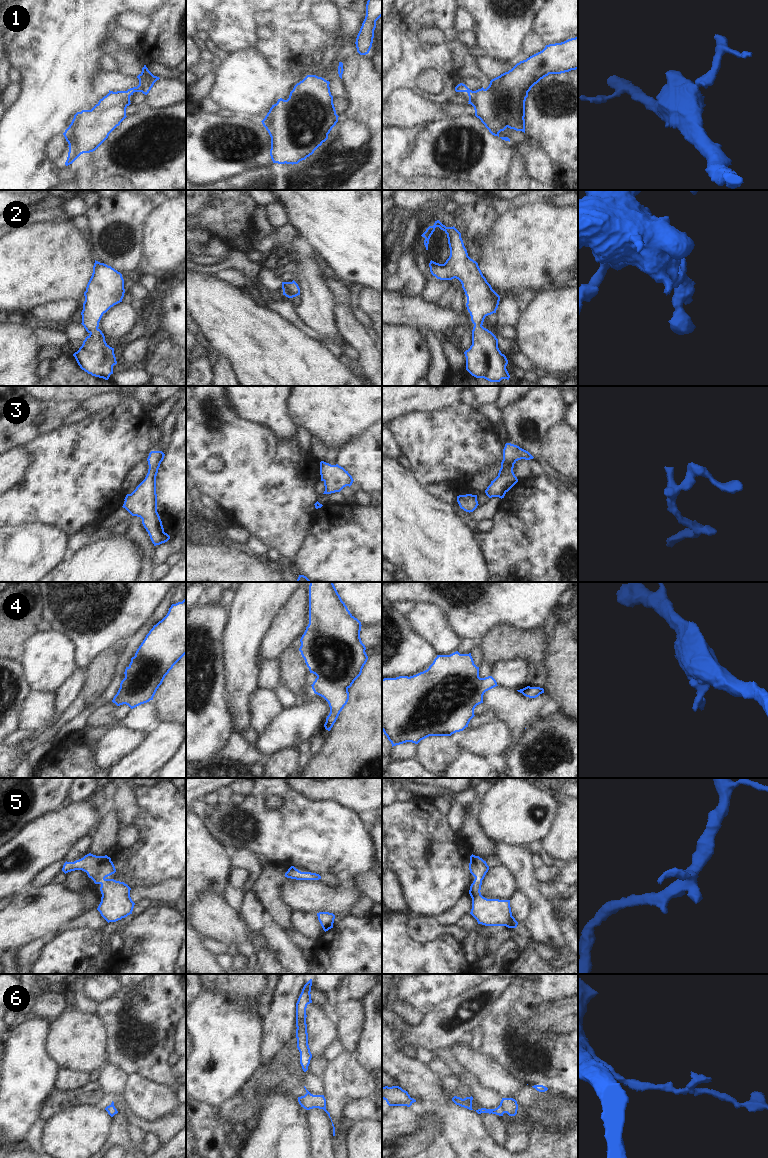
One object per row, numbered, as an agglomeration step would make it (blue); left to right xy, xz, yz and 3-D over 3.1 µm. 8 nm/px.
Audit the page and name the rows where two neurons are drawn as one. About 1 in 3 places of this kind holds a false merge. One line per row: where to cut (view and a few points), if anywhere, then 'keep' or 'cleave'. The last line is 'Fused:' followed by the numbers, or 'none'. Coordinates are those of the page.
1: cut none; keep
2: cut none; keep
3: cut none; keep
4: cut none; keep
5: cut none; keep
6: cut yz (500, 1104), (505, 1112); cleave
Fused: 6

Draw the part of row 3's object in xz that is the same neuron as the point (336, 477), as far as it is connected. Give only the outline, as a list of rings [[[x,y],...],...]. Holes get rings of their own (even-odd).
[[[324,461],[320,462],[320,475],[325,486],[323,494],[340,492],[344,487],[350,487],[354,481],[343,467],[338,464],[331,465]]]

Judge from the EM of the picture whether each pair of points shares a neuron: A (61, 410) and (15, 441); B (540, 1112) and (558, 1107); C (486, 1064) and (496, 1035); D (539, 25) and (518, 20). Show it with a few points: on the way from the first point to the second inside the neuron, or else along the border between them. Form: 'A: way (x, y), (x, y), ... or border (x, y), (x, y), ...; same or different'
A: way (50, 421), (41, 429), (26, 431); same
B: way (544, 1112), (554, 1111); same
C: border (480, 1050), (491, 1055), (507, 1069); different
D: border (540, 10), (533, 21), (531, 30); different

